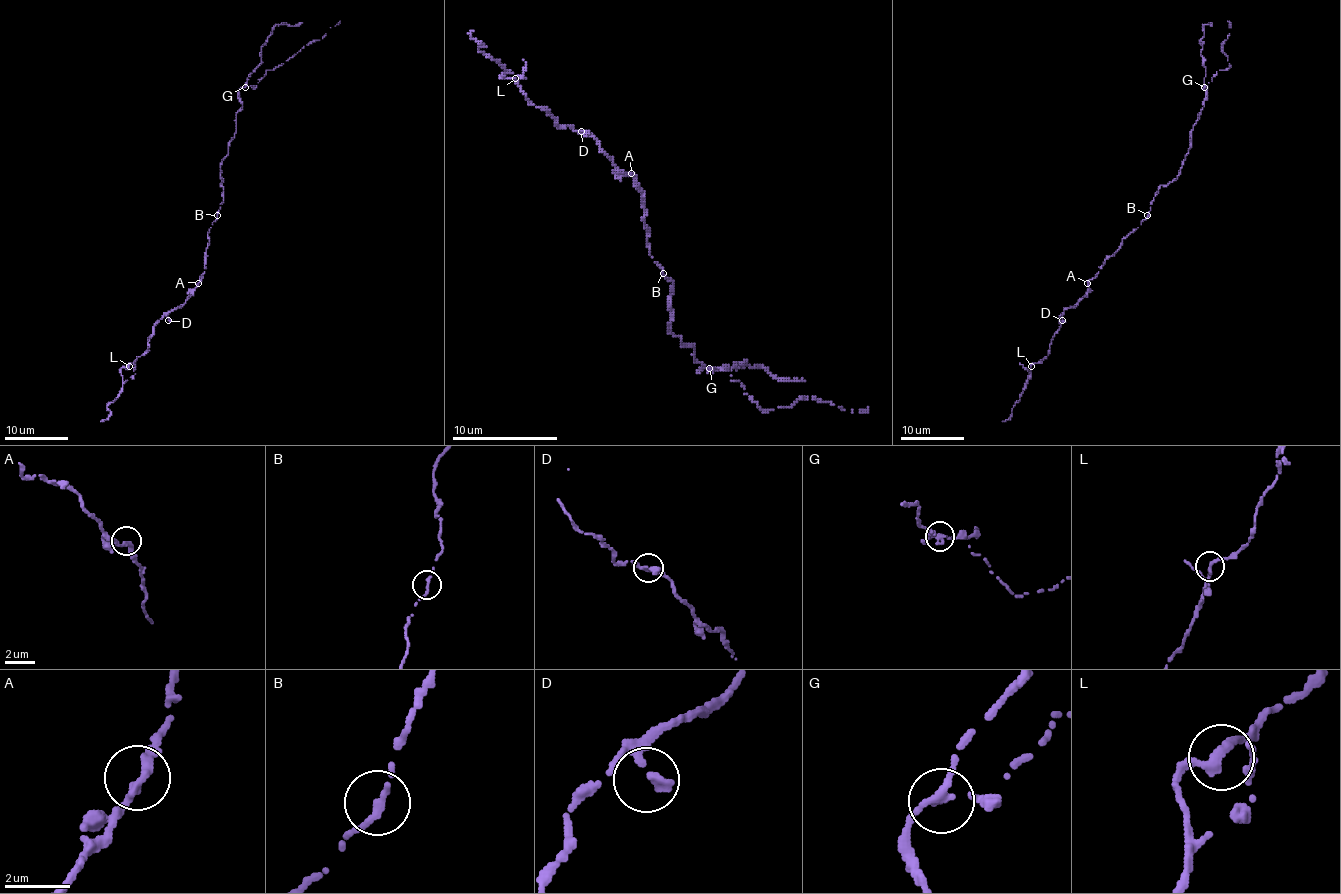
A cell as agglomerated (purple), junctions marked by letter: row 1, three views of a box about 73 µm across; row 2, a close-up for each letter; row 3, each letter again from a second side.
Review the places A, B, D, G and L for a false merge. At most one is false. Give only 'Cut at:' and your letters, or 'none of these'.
Cut at: G

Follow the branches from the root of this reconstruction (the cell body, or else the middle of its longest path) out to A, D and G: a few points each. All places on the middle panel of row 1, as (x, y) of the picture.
A: (663, 275), (663, 270), (649, 254), (644, 202), (639, 183), (631, 173)
D: (663, 275), (649, 254), (649, 231), (636, 178), (626, 175), (599, 144), (581, 131)
G: (663, 275), (673, 283), (668, 331), (681, 344), (694, 347), (694, 357), (705, 368), (699, 370), (710, 368)

